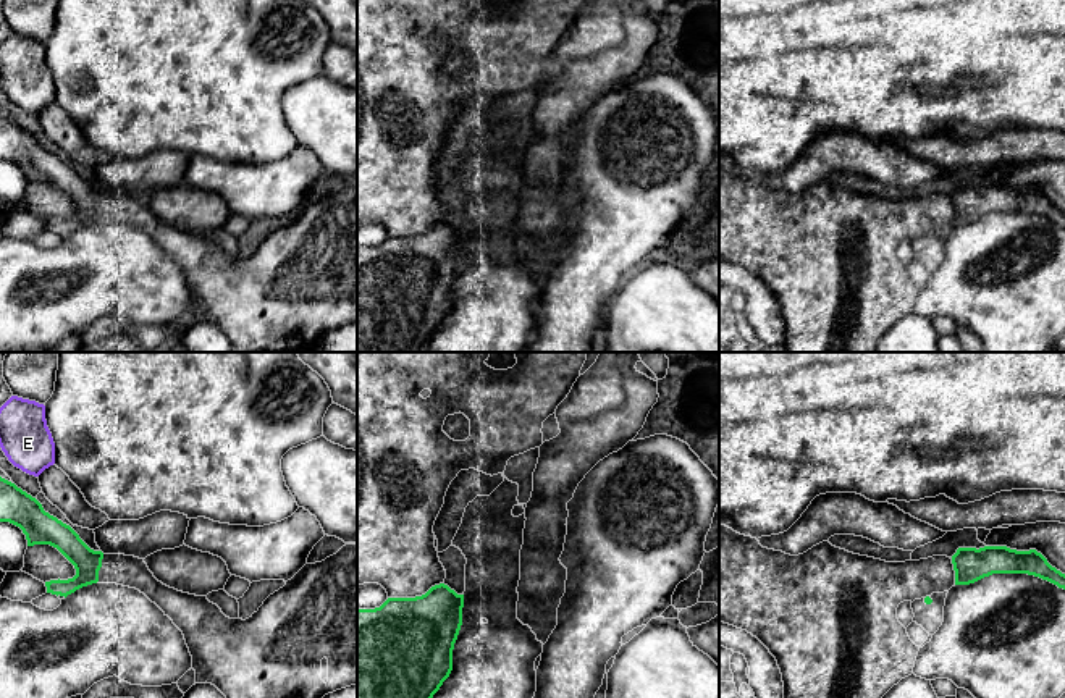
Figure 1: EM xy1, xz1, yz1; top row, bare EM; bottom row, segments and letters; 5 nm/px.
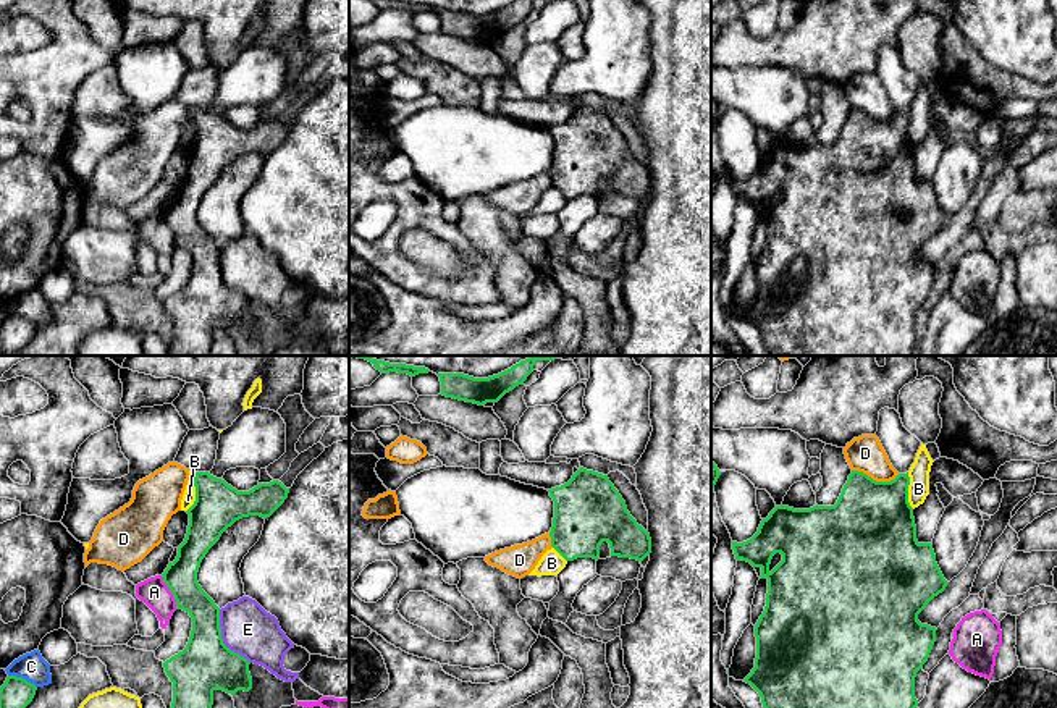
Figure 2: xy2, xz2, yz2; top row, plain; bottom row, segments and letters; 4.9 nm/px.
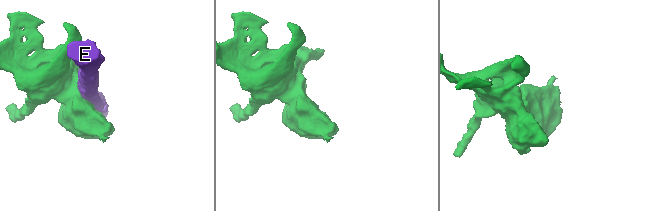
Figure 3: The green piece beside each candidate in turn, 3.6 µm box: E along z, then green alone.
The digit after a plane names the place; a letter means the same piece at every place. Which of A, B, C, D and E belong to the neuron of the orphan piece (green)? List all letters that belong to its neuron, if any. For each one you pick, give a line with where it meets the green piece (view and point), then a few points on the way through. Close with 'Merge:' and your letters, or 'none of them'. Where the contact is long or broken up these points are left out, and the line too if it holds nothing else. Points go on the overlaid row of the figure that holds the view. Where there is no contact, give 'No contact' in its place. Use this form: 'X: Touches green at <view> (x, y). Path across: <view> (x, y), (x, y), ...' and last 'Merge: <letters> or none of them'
Merge: none of them

